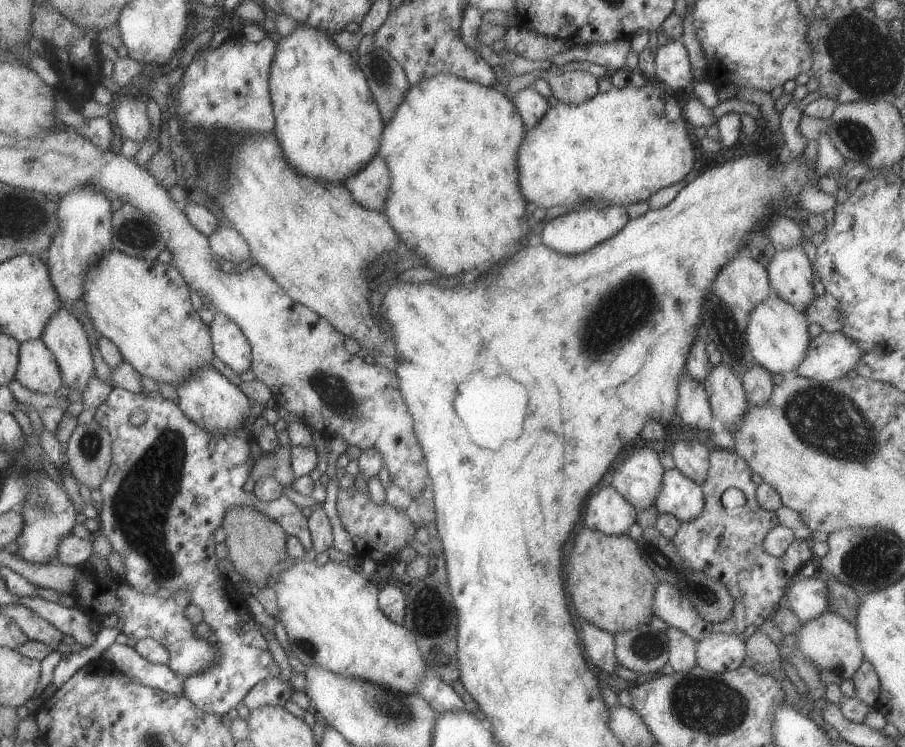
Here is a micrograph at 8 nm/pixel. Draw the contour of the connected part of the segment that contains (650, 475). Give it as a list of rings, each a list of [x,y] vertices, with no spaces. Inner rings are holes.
[[[631,448],[629,456],[614,467],[610,485],[636,511],[640,511],[654,506],[663,473],[657,453],[649,448]]]

